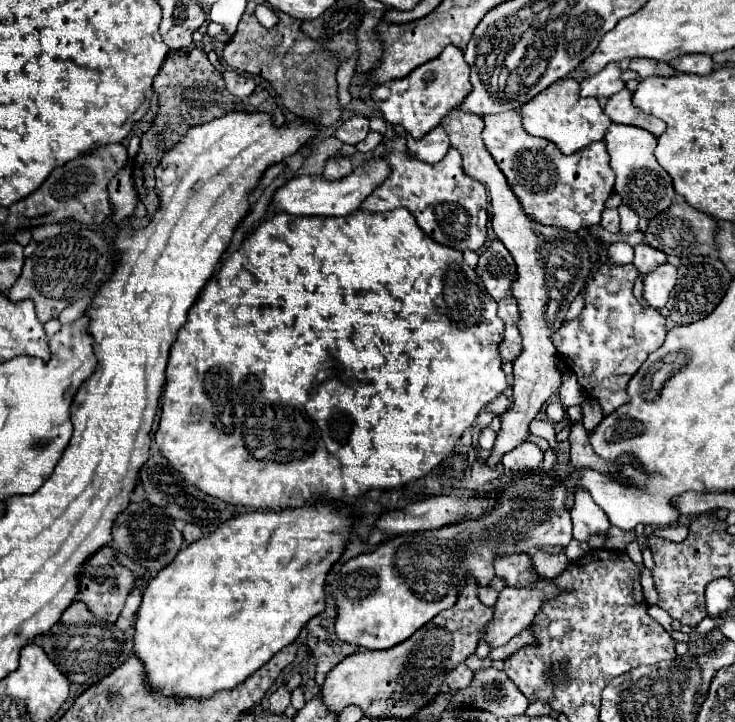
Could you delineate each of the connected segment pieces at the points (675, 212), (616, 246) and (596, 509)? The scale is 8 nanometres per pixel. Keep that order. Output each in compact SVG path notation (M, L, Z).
M682 198L676 200L668 210L664 210L656 218L652 218L648 222L648 228L644 230L646 242L652 248L658 248L668 256L680 256L680 258L692 256L692 254L714 252L716 244L712 240L712 232L716 232L716 222L708 214L704 214L704 212L692 208L690 204L686 204Z
M614 242L608 246L608 256L610 256L610 264L632 264L634 260L634 252L632 246L624 244L624 242Z
M578 488L576 504L570 514L574 522L574 538L578 542L586 542L590 534L606 534L610 528L608 516L584 488Z

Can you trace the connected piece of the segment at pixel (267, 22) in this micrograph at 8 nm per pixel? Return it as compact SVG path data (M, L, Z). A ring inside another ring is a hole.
M260 4L256 7L256 16L258 21L266 28L272 28L278 23L278 17L276 14L276 19L274 17L274 11L268 5Z

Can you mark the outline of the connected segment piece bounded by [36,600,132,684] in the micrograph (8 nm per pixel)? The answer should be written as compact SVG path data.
M76 600L60 618L58 624L52 626L52 630L44 636L40 636L36 640L38 646L42 646L42 650L50 656L50 660L60 668L60 672L74 684L96 684L98 680L102 680L104 676L108 676L110 672L114 672L120 664L126 662L126 658L132 654L132 644L126 638L124 630L118 630L114 624L100 624L96 620L96 616L88 610L88 606L80 600Z

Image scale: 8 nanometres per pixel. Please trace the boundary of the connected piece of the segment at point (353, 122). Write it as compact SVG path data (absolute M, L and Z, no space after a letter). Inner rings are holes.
M352 116L348 122L344 122L338 130L336 130L336 138L344 144L358 144L366 138L366 134L370 132L368 128L368 118L364 116Z

